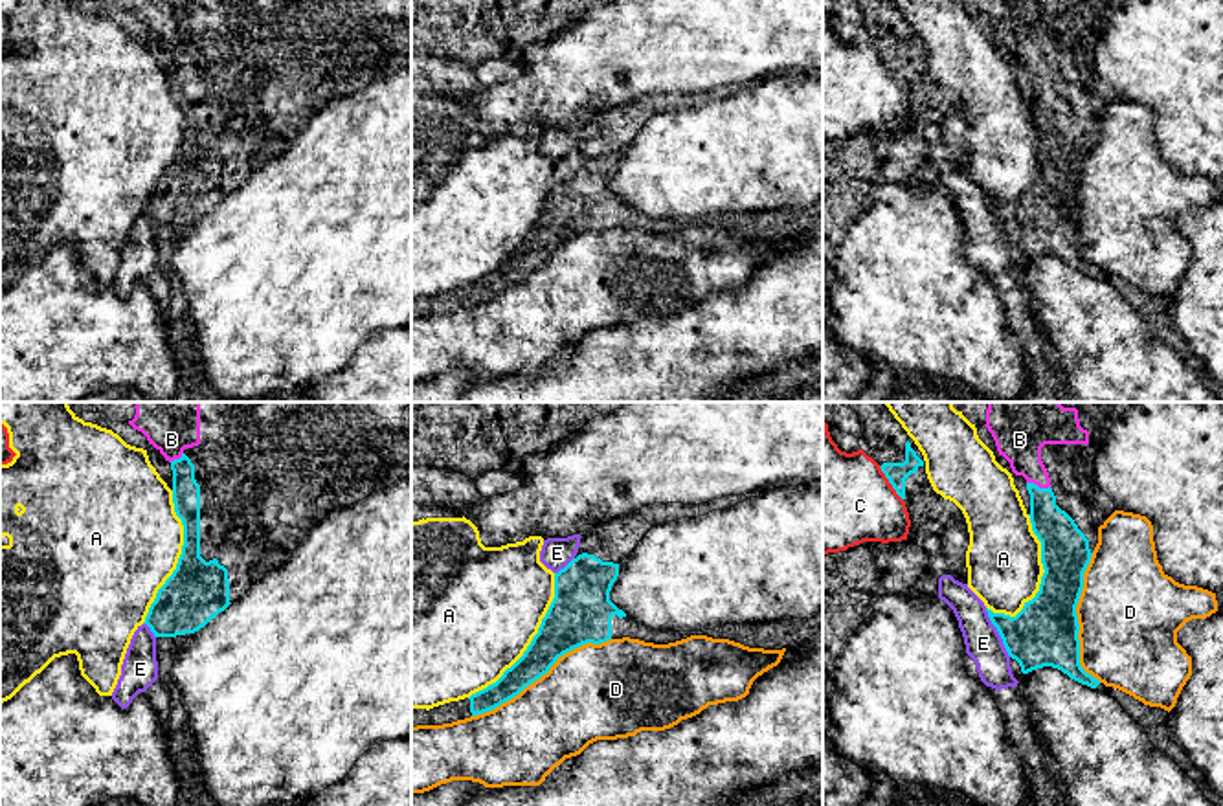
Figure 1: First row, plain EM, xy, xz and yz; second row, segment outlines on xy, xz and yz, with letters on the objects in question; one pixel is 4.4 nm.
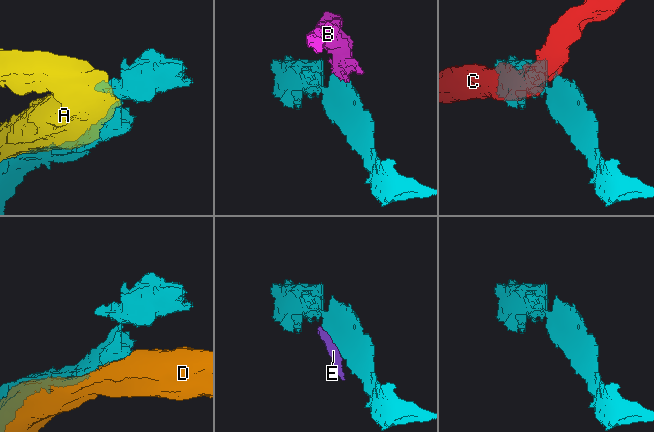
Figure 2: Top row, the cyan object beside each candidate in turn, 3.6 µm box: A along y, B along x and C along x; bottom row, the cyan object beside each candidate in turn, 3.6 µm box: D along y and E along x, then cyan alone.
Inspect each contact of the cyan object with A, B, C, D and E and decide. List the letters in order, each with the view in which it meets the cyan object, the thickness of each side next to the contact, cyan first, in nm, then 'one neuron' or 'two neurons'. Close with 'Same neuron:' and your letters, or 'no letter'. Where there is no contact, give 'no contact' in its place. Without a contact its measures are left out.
A: xz | 260/500 nm | two neurons
B: yz | 180/240 nm | two neurons
C: yz | 100/420 nm | two neurons
D: xz | 220/420 nm | two neurons
E: yz | 280/160 nm | one neuron
Same neuron: E

